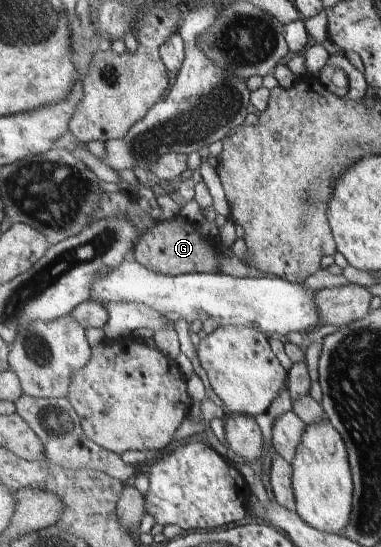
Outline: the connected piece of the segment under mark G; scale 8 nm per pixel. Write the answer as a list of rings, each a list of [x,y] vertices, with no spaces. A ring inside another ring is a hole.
[[[182,216],[172,220],[162,219],[138,241],[133,258],[153,272],[166,275],[218,272],[221,269],[221,253],[216,249],[214,241],[210,241],[208,249],[208,238],[200,234],[199,226]]]

